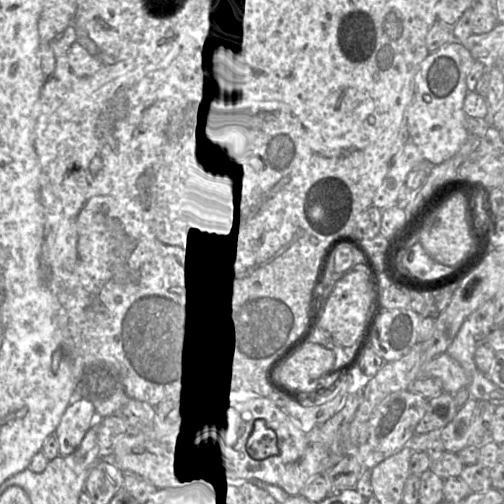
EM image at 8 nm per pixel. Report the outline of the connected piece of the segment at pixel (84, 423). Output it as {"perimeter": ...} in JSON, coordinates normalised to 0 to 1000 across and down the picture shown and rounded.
{"perimeter":[[[163,790],[143,796],[107,853],[117,877],[117,905],[143,901],[190,831],[190,813],[179,796]]]}

